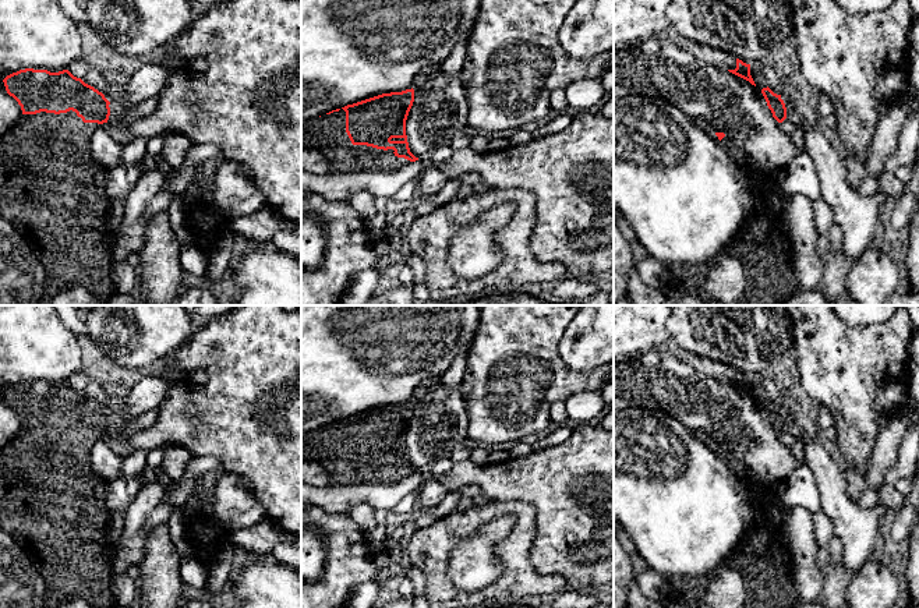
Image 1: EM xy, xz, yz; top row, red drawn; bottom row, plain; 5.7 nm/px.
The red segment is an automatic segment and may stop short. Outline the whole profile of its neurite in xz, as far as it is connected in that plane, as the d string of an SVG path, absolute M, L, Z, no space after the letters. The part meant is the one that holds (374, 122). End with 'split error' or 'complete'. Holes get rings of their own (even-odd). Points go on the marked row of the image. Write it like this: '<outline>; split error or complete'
M414 89L382 93L324 116L301 120L301 149L315 149L331 163L335 174L392 172L418 160L409 148L406 120Z; split error

